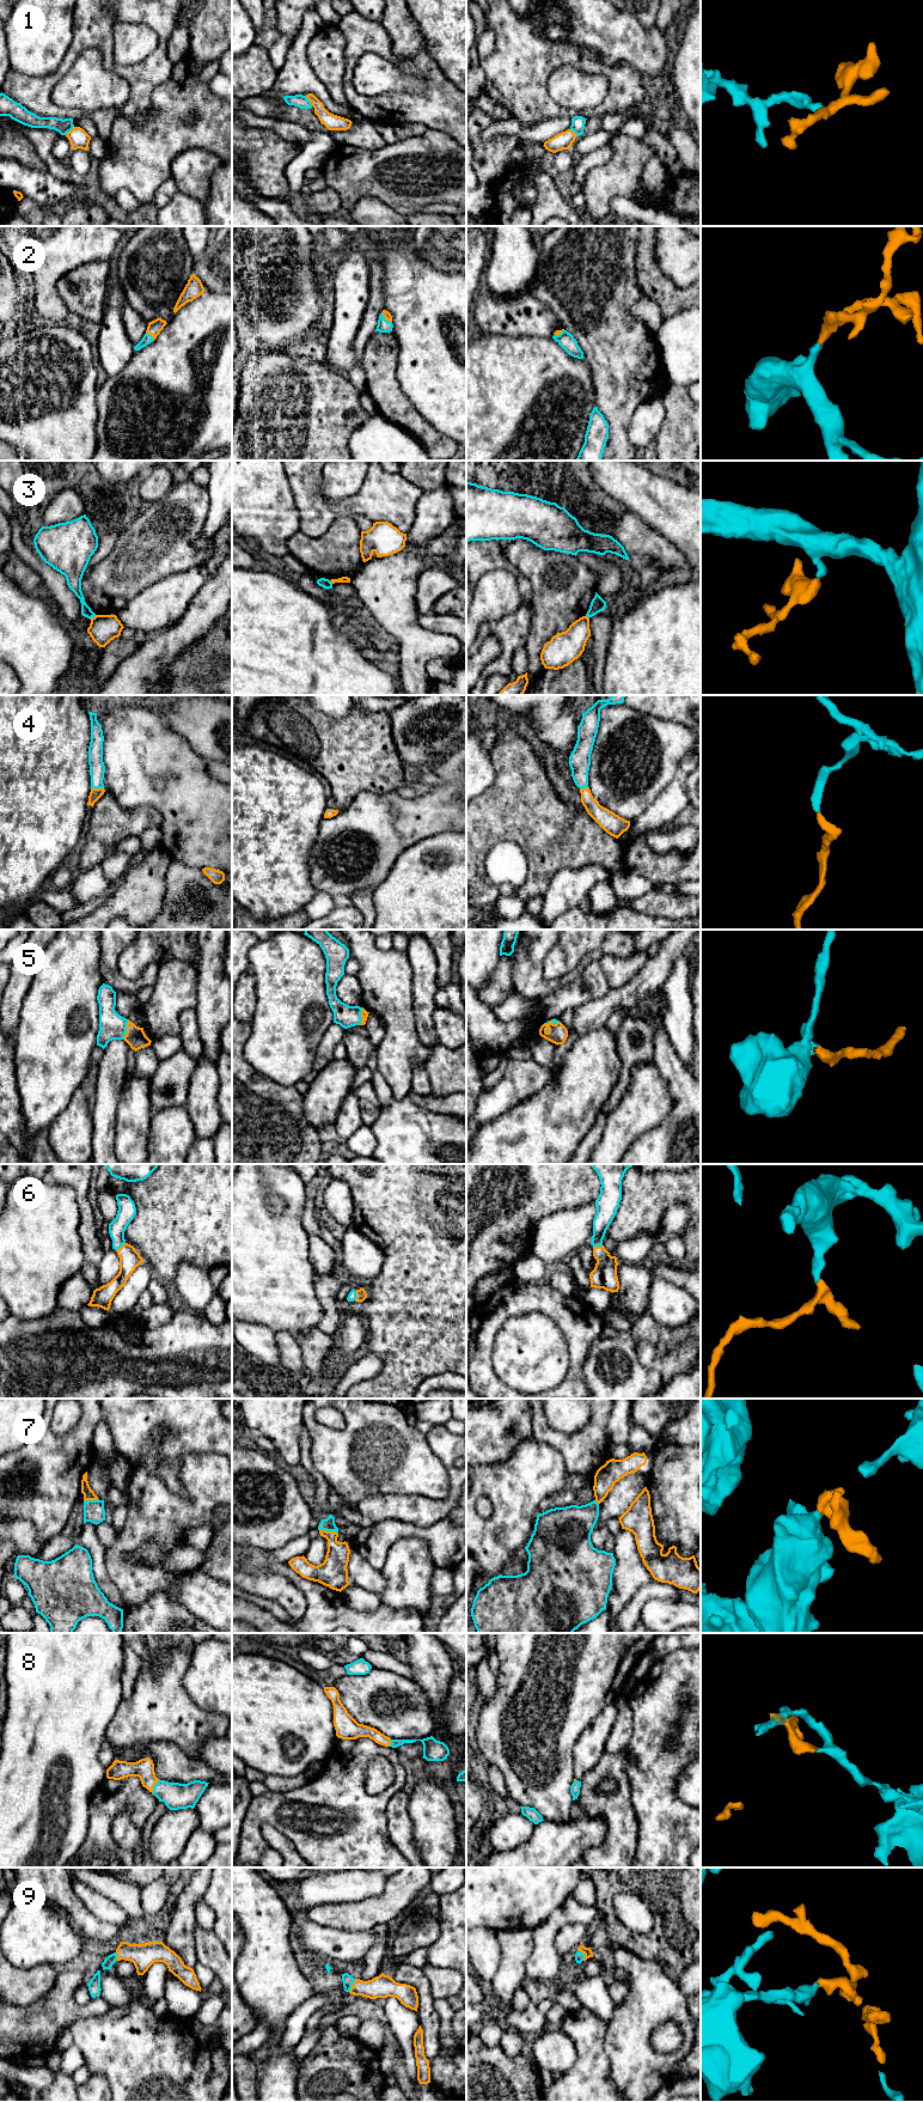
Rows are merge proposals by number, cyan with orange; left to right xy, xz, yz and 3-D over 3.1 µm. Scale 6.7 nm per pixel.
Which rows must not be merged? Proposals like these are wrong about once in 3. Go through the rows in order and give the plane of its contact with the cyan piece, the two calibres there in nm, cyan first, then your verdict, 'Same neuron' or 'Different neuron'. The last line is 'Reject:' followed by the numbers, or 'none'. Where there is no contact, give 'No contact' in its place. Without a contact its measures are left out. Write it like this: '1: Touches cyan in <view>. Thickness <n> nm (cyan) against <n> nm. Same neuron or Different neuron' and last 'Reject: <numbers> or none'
1: Touches cyan in xz. Thickness 90 nm (cyan) against 110 nm. Different neuron
2: Touches cyan in xy. Thickness 70 nm (cyan) against 90 nm. Same neuron
3: Touches cyan in xy. Thickness 90 nm (cyan) against 190 nm. Different neuron
4: Touches cyan in xy. Thickness 110 nm (cyan) against 80 nm. Same neuron
5: Touches cyan in xy. Thickness 180 nm (cyan) against 140 nm. Same neuron
6: Touches cyan in xy. Thickness 120 nm (cyan) against 140 nm. Same neuron
7: Touches cyan in xz. Thickness 90 nm (cyan) against 160 nm. Same neuron
8: Touches cyan in xy. Thickness 180 nm (cyan) against 140 nm. Same neuron
9: Touches cyan in yz. Thickness 60 nm (cyan) against 60 nm. Same neuron
Reject: 1, 3

